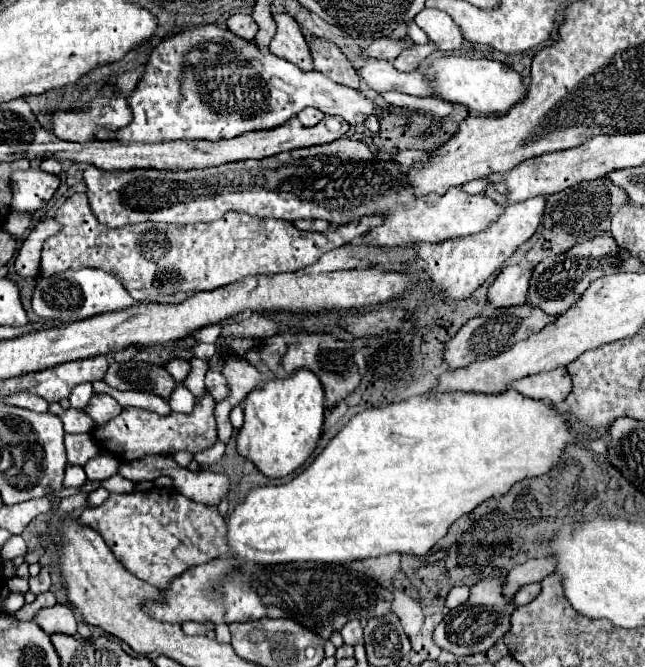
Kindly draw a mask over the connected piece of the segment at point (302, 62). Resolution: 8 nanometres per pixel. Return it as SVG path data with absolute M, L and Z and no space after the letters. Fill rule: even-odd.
M279 13L275 15L275 23L277 33L269 45L269 51L289 63L295 63L303 71L313 71L313 59L297 21L287 13Z

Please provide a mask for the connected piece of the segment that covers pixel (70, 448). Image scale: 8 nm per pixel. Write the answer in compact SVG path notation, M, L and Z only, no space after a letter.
M91 433L65 435L65 447L67 447L67 461L71 465L85 465L91 457L99 453L99 447L93 441Z

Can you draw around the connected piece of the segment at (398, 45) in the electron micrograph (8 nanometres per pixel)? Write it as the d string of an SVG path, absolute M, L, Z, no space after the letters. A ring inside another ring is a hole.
M389 37L385 39L377 39L373 41L369 47L363 49L363 57L365 59L385 59L385 61L393 61L403 49L415 45L411 39L401 39L401 41L393 41Z

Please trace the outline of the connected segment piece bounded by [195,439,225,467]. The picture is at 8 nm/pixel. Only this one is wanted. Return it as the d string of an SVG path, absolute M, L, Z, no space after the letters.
M217 439L217 443L215 443L213 447L195 453L195 461L197 461L199 465L203 465L203 467L207 467L207 465L215 465L215 463L223 457L223 451L225 451L225 445Z

